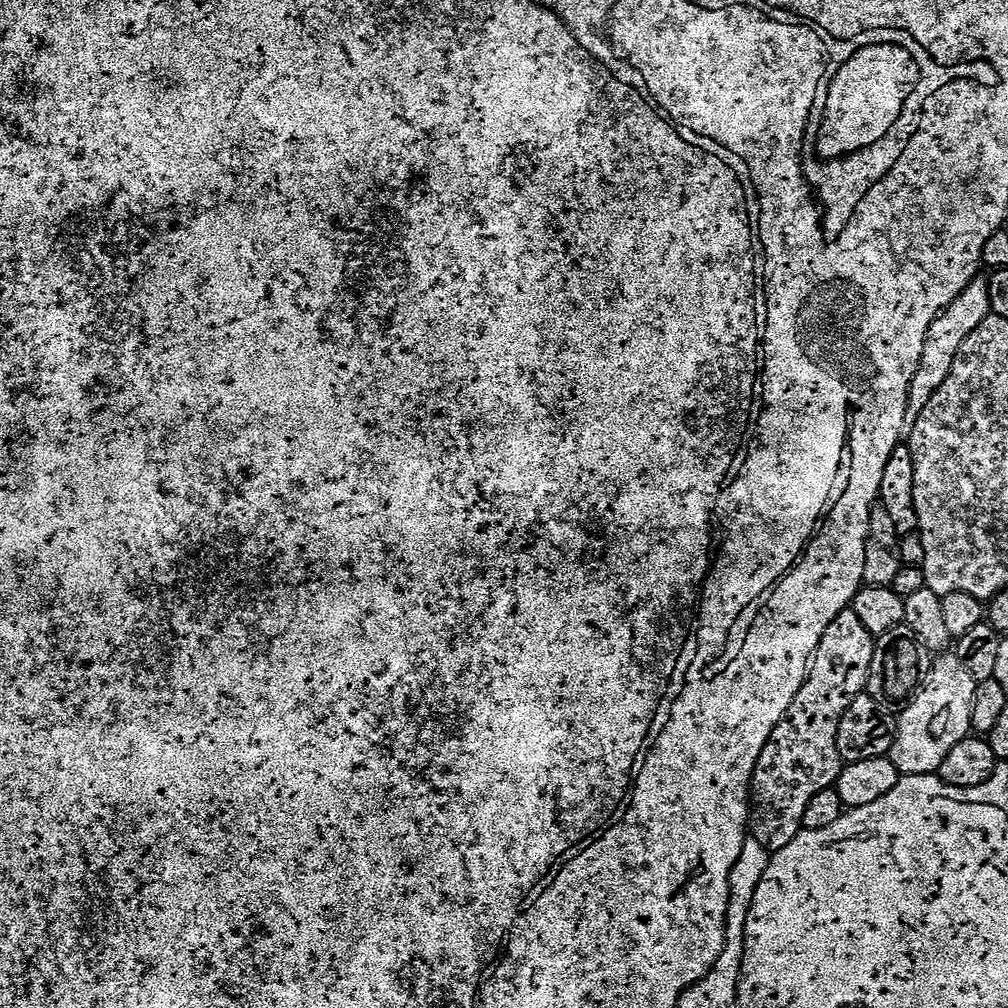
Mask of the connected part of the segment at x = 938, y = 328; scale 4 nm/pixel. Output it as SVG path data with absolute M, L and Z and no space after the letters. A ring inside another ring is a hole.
M977 274L970 282L970 286L966 286L966 290L962 290L962 294L958 294L958 298L954 298L954 302L950 302L948 309L940 313L937 320L930 326L930 334L926 334L922 362L914 374L914 382L908 391L906 418L909 422L916 421L924 407L930 402L930 398L934 398L938 386L942 386L942 382L946 382L950 368L954 366L956 355L962 350L962 342L966 342L966 338L970 338L982 326L982 322L989 314L988 282L983 275Z

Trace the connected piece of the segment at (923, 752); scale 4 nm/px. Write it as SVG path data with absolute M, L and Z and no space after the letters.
M949 650L933 659L918 691L907 701L905 712L898 716L890 759L901 776L939 773L946 754L950 754L950 750L972 732L976 685L976 680L962 666L955 651Z

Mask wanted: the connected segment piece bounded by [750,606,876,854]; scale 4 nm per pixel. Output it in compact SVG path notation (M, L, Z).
M851 606L844 608L834 622L822 634L816 654L808 669L808 677L804 680L802 690L794 698L790 710L784 720L774 730L772 737L766 742L762 754L758 758L758 766L752 775L750 793L750 836L762 842L767 852L782 850L804 828L806 806L810 806L810 798L822 790L833 787L840 777L842 761L838 754L838 722L842 722L842 714L867 689L870 662L874 662L876 637L862 626L858 614L854 614Z

